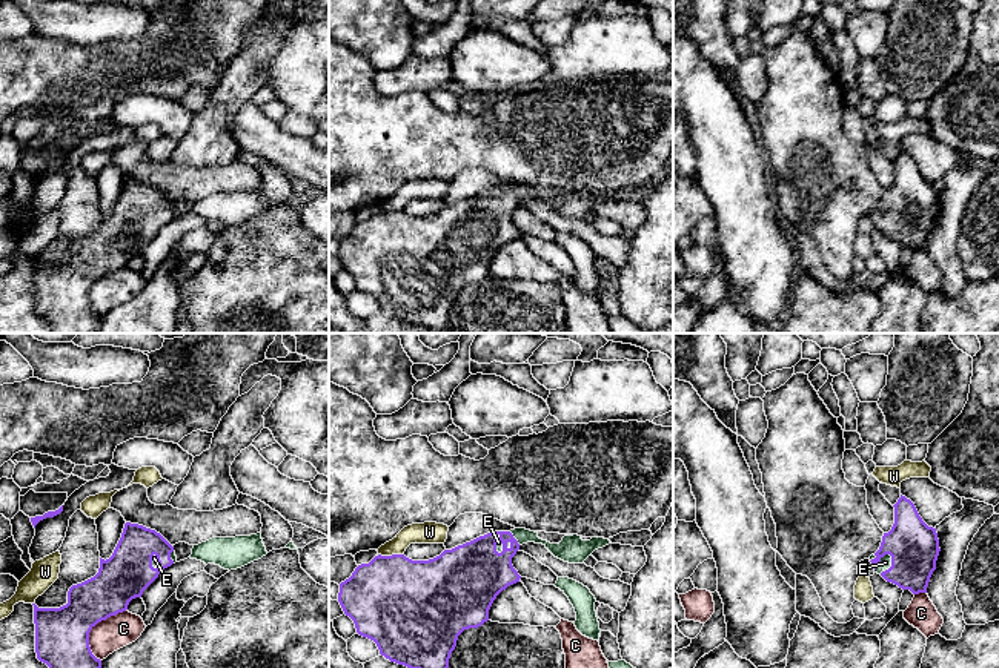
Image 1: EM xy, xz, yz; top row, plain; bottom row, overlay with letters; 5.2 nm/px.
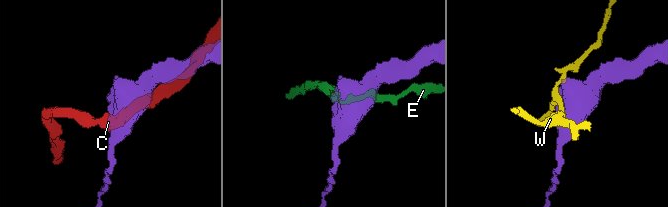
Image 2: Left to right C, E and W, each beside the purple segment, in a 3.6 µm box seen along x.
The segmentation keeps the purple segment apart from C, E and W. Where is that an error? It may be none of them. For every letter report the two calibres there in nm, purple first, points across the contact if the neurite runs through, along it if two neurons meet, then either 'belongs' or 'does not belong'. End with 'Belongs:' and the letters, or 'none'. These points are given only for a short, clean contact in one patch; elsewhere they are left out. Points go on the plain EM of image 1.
C: 280/170 nm | does not belong
E: 260/60 nm | across yz (913, 201), (879, 217), (886, 218) | belongs
W: 480/110 nm | does not belong
Belongs: E

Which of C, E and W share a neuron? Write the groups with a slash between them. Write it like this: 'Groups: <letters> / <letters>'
Groups: C / E / W

